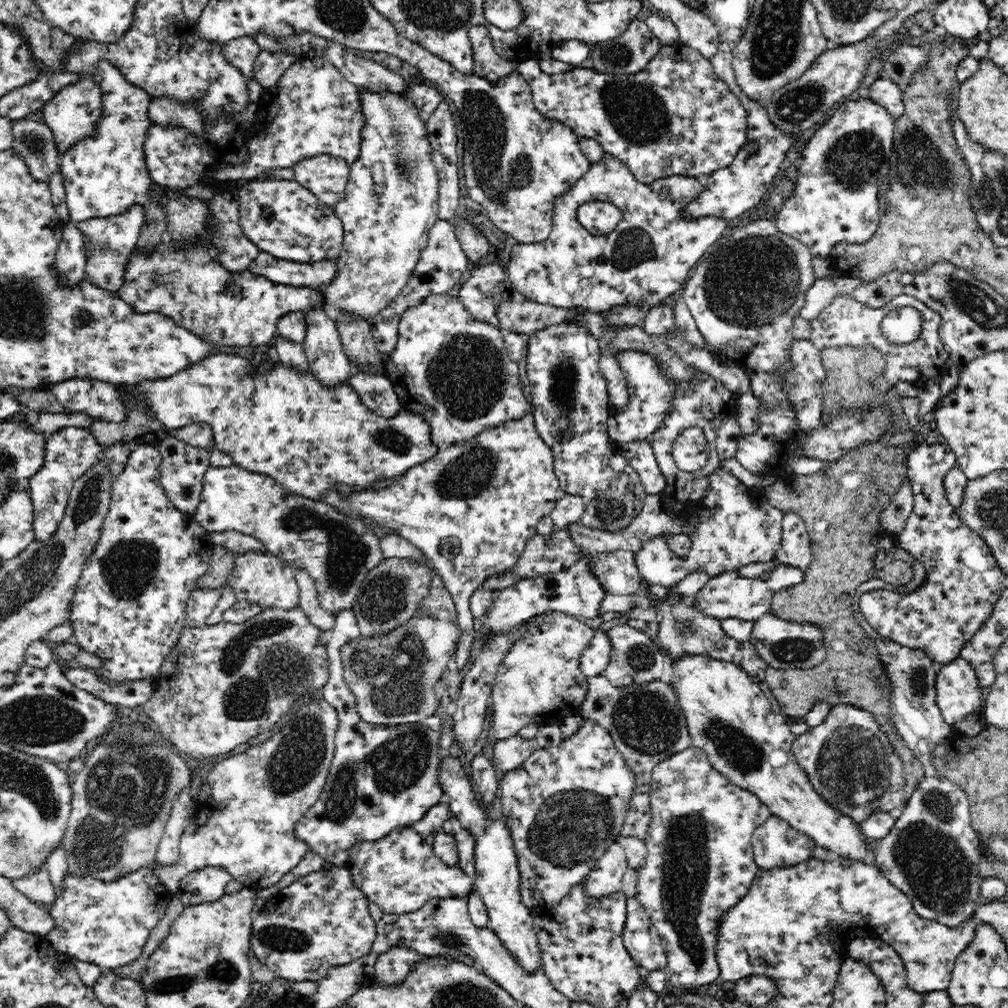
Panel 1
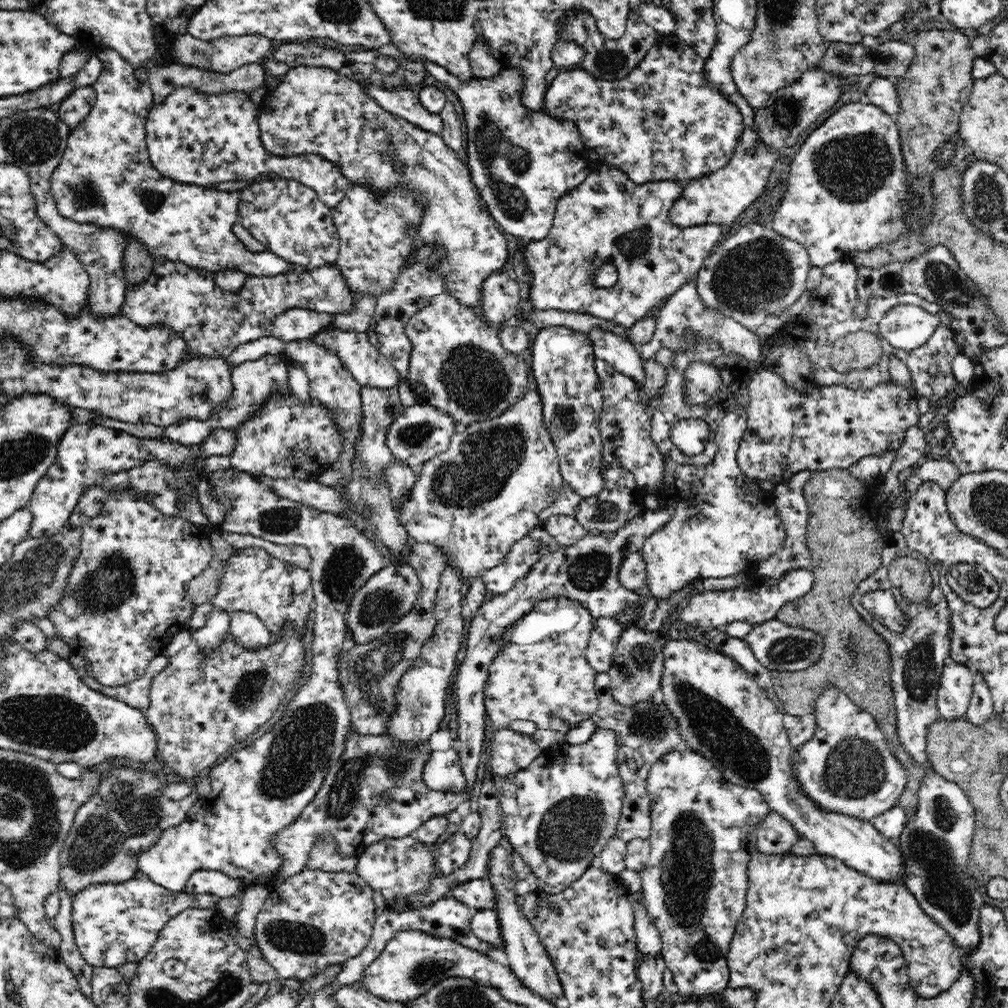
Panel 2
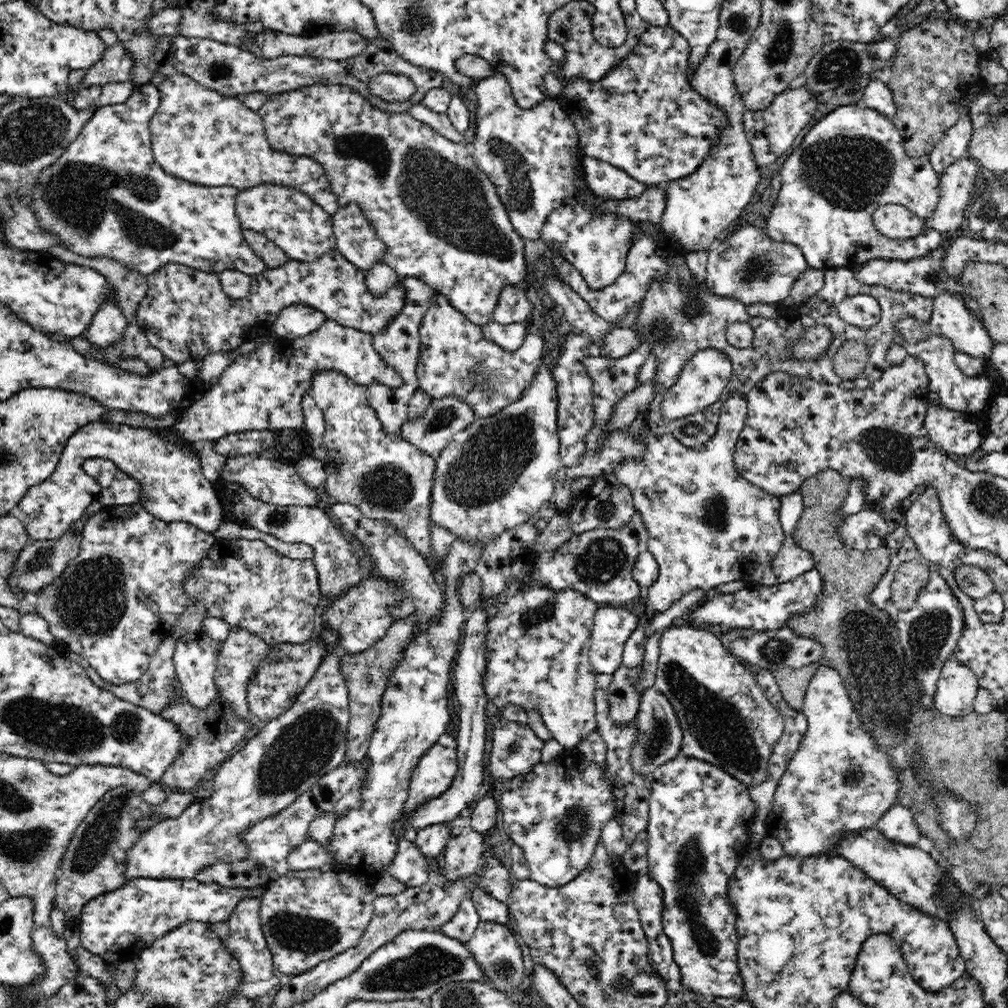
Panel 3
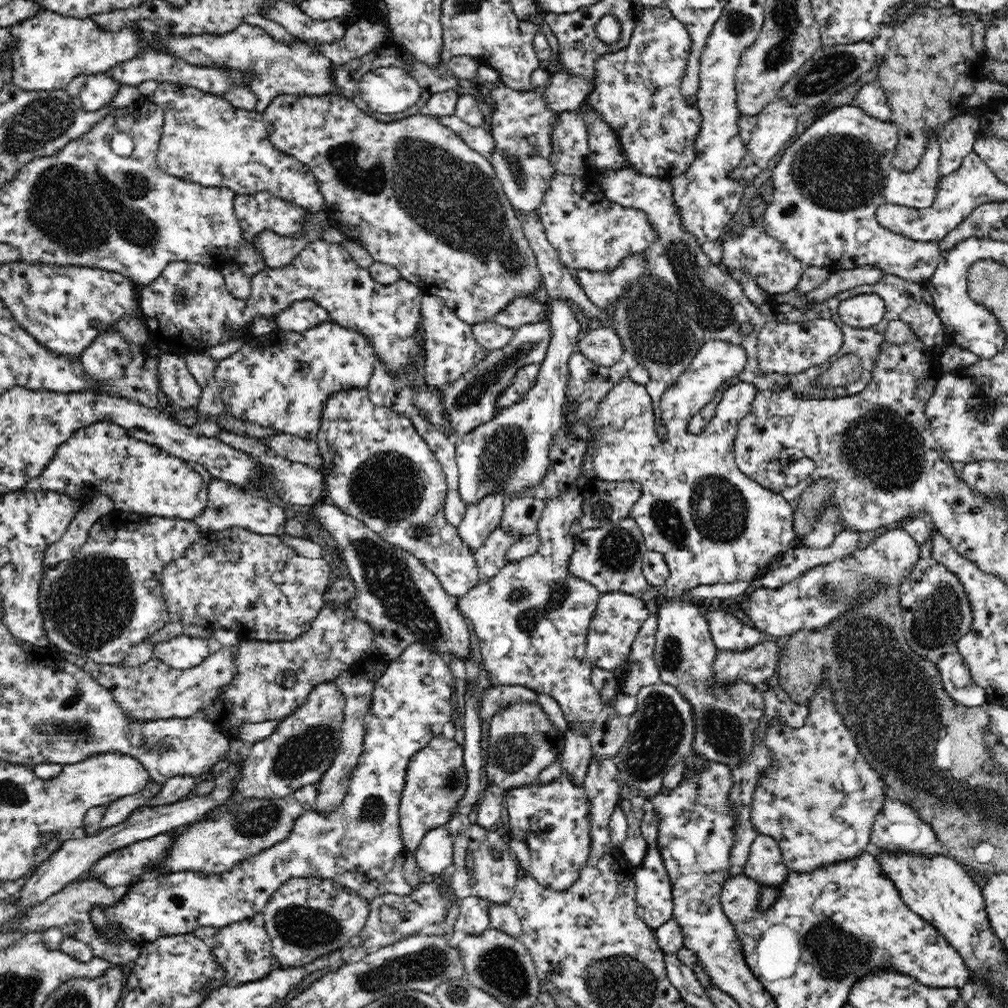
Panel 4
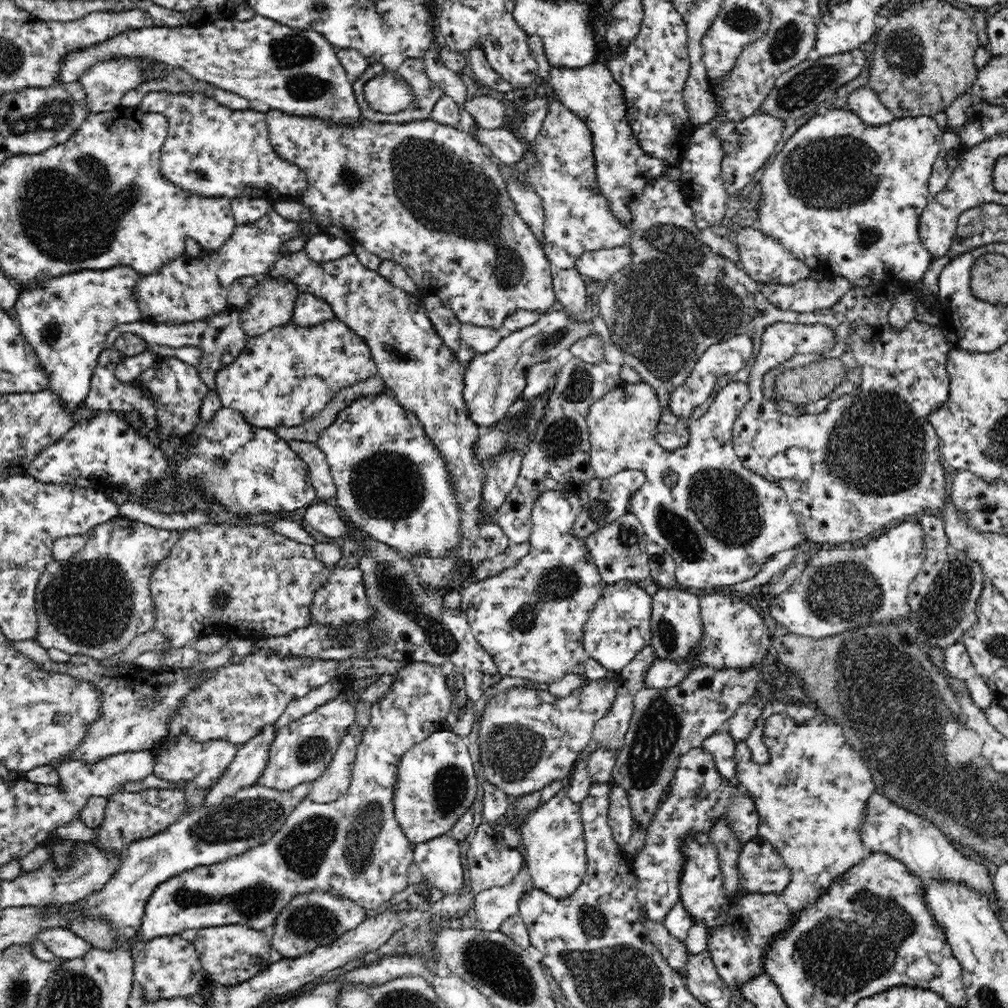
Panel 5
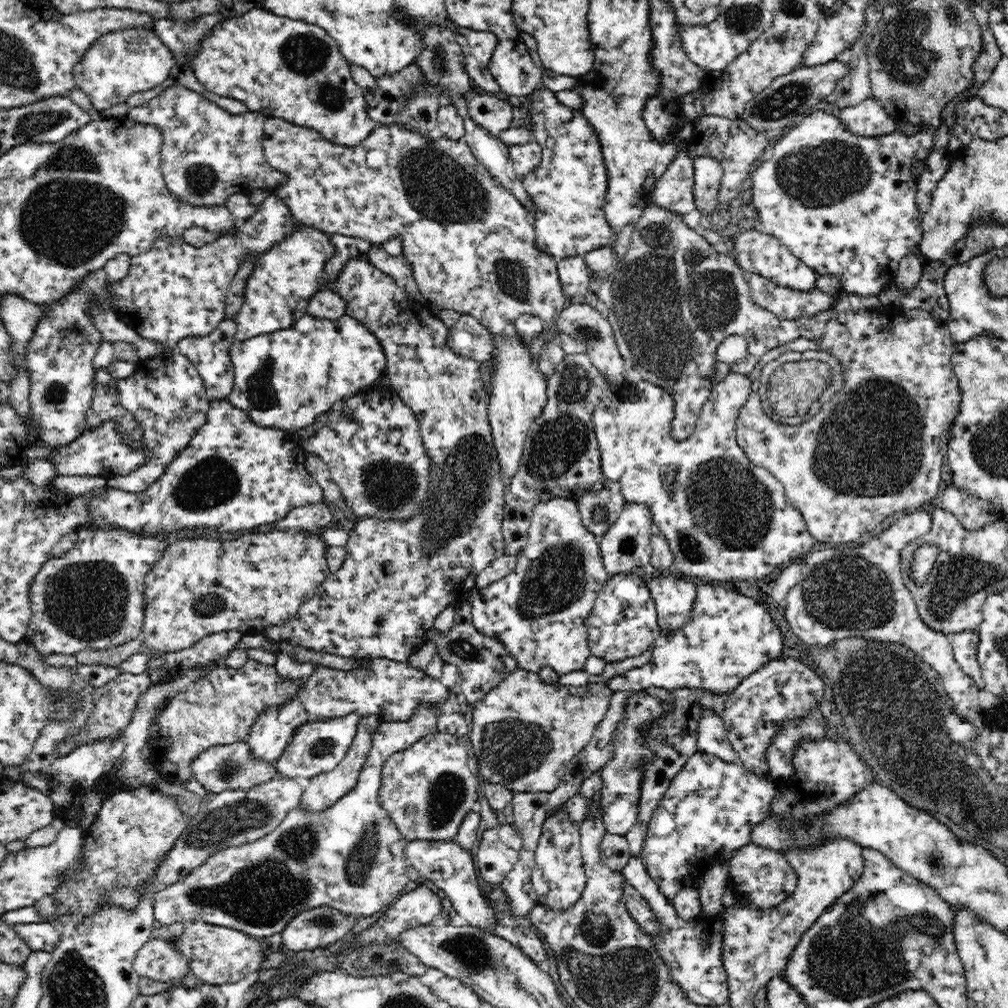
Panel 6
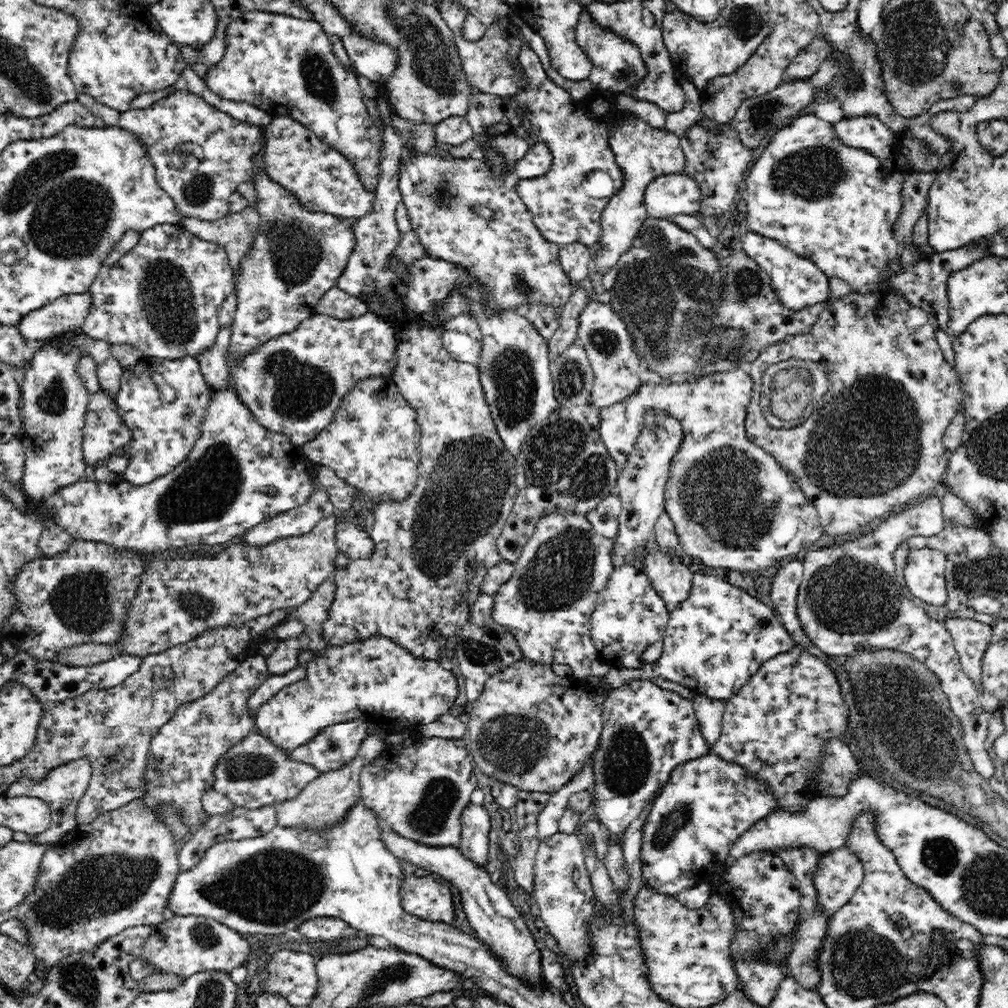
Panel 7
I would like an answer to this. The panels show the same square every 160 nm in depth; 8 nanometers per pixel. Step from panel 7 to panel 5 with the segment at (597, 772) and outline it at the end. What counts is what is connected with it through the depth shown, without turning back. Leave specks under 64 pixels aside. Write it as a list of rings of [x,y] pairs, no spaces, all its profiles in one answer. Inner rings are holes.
[[[614,785],[610,791],[610,808],[608,824],[610,825],[614,841],[624,848],[630,841],[633,831],[633,814],[626,790]]]

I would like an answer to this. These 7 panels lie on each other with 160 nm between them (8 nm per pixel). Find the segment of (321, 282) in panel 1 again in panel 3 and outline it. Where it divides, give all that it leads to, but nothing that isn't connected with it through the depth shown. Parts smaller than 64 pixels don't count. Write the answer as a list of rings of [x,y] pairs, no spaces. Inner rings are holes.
[[[151,82],[143,85],[134,84],[130,98],[122,104],[108,104],[108,106],[100,106],[94,109],[93,115],[90,116],[89,122],[82,127],[81,134],[71,142],[66,150],[60,156],[60,159],[48,168],[44,168],[36,177],[35,187],[31,192],[31,206],[34,214],[39,220],[40,230],[43,232],[51,231],[56,234],[63,243],[63,246],[72,250],[76,254],[85,257],[103,256],[107,259],[114,259],[118,263],[122,263],[128,270],[141,272],[143,275],[152,274],[158,268],[162,268],[168,263],[178,263],[186,265],[190,268],[198,269],[202,272],[216,273],[226,269],[240,271],[241,273],[253,276],[264,272],[267,268],[266,263],[250,248],[246,242],[245,236],[242,234],[242,227],[235,211],[235,202],[239,188],[233,186],[226,187],[207,187],[194,184],[182,179],[176,179],[175,176],[166,174],[160,165],[154,159],[153,148],[151,147],[150,134],[150,118],[157,108],[160,106],[161,96],[159,88]]]

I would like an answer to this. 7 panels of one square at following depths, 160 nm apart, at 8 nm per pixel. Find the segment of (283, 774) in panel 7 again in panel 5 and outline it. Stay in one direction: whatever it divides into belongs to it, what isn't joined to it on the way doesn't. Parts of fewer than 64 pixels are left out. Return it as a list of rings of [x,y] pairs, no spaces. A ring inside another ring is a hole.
[[[182,734],[176,743],[171,746],[166,741],[166,735],[156,744],[152,744],[152,748],[148,751],[153,752],[156,757],[155,767],[152,776],[162,779],[166,782],[184,782],[195,783],[199,788],[207,789],[207,791],[221,778],[229,768],[229,764],[233,762],[239,746],[232,744],[228,740],[206,740],[205,743],[196,743],[190,736]]]

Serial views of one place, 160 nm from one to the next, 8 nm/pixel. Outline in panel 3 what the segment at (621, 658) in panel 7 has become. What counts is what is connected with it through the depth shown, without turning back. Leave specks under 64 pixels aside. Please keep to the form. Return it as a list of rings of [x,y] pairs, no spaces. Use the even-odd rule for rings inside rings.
[[[603,606],[597,609],[591,628],[589,659],[597,674],[610,675],[621,665],[622,651],[638,626],[630,606]]]

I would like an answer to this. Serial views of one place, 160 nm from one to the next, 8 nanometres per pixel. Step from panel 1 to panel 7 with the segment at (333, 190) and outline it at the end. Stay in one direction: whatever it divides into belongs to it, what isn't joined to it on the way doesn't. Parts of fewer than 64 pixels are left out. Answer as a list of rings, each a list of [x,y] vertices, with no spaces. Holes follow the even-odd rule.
[[[184,89],[157,100],[148,108],[121,112],[117,125],[137,136],[143,144],[154,164],[158,184],[174,199],[179,214],[184,219],[194,217],[208,221],[218,220],[232,213],[229,209],[230,195],[237,190],[239,184],[253,180],[254,156],[261,152],[265,134],[263,126],[236,120],[208,104],[201,96]]]

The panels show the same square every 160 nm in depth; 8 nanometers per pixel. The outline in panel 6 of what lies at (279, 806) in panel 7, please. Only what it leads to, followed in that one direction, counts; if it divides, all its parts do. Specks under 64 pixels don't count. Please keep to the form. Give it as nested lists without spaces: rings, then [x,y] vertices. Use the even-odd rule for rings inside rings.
[[[368,715],[359,718],[357,735],[354,736],[349,751],[346,752],[338,766],[330,772],[323,772],[309,779],[310,783],[303,789],[301,804],[299,805],[303,807],[303,810],[310,812],[325,811],[337,800],[340,800],[348,791],[353,790],[357,780],[360,778],[362,767],[365,766],[366,759],[369,756],[370,748],[373,744],[373,735],[376,734],[381,719],[382,717],[379,715]]]

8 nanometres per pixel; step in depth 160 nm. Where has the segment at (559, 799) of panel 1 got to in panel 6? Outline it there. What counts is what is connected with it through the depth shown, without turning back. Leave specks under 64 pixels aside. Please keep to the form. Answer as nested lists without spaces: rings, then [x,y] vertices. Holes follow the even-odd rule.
[[[565,805],[548,811],[550,814],[547,814],[543,822],[535,851],[535,868],[531,882],[538,895],[538,903],[554,911],[565,911],[580,900],[587,884],[581,856],[579,823],[569,819]]]

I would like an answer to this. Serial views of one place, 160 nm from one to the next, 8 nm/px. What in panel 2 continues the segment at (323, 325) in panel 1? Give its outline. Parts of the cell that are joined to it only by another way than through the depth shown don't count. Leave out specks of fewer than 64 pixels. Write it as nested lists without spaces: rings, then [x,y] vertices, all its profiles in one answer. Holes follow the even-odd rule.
[[[313,339],[294,341],[286,346],[286,353],[289,359],[299,363],[309,377],[311,396],[318,403],[331,411],[331,418],[336,420],[336,427],[340,429],[343,436],[343,451],[339,455],[339,469],[345,475],[343,483],[340,485],[344,489],[353,474],[353,459],[356,458],[356,442],[361,438],[362,425],[362,386],[354,376],[345,368],[334,351],[328,351],[327,347],[319,346]]]

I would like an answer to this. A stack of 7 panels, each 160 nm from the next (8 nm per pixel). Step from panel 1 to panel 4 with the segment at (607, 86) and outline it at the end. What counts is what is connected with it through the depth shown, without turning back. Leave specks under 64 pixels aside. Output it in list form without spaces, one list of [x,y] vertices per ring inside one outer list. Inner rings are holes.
[[[643,7],[643,12],[644,14],[642,14],[638,26],[636,26],[636,29],[633,31],[628,46],[622,50],[606,53],[604,56],[598,57],[595,64],[594,88],[592,88],[590,94],[586,96],[582,103],[584,103],[588,109],[592,107],[592,111],[600,115],[600,119],[602,119],[604,123],[608,123],[608,127],[614,131],[614,135],[616,135],[618,141],[620,141],[620,153],[622,153],[622,156],[629,167],[632,167],[632,169],[640,175],[660,177],[670,181],[676,176],[679,176],[680,173],[686,172],[686,169],[690,168],[690,165],[694,162],[695,140],[699,135],[699,128],[701,127],[700,111],[696,106],[691,106],[691,104],[683,98],[681,93],[681,80],[684,76],[687,60],[690,54],[691,39],[689,38],[689,33],[686,31],[685,26],[674,18],[674,15],[668,10],[668,7]]]

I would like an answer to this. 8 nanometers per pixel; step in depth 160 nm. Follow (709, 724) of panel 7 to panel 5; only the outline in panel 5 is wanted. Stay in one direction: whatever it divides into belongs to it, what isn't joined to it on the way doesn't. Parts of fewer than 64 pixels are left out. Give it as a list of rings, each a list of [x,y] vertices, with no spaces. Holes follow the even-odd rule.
[[[726,727],[716,731],[702,743],[702,747],[712,753],[718,772],[726,781],[735,780],[735,743]]]

